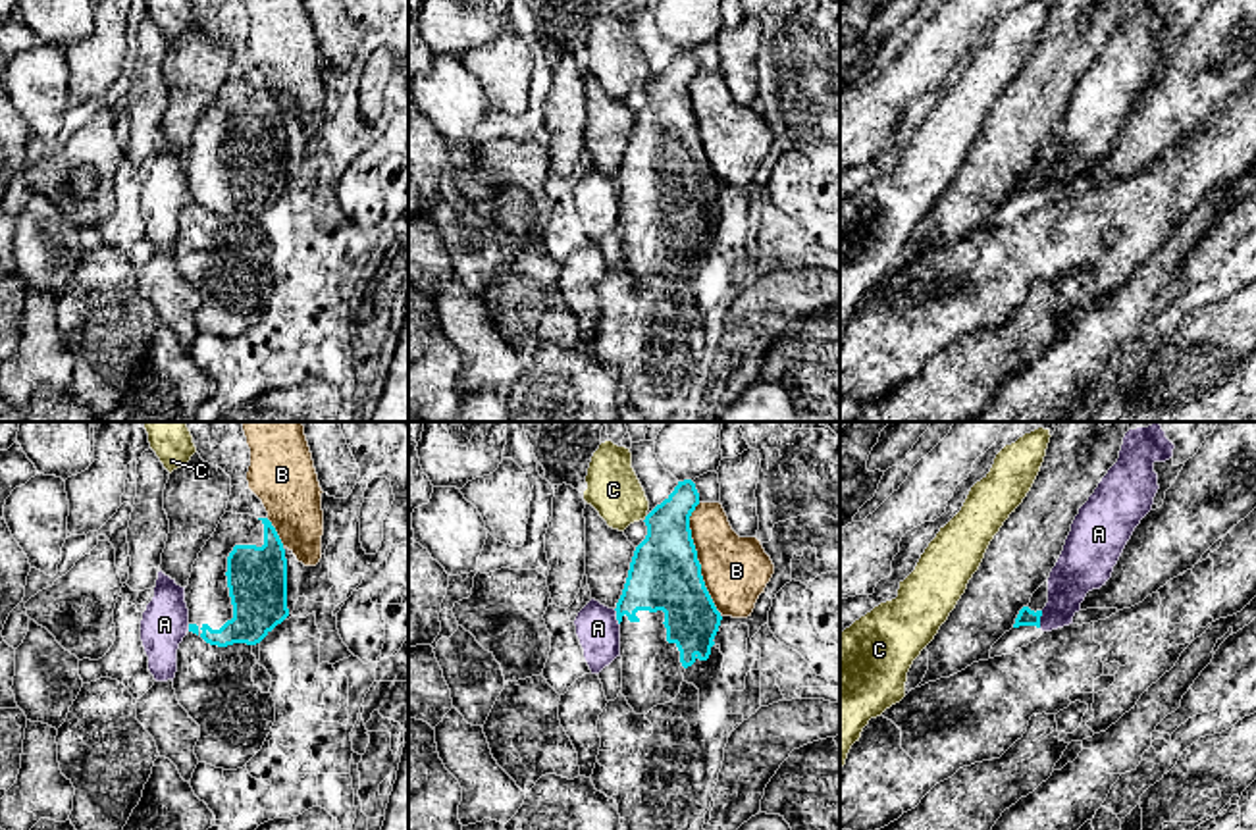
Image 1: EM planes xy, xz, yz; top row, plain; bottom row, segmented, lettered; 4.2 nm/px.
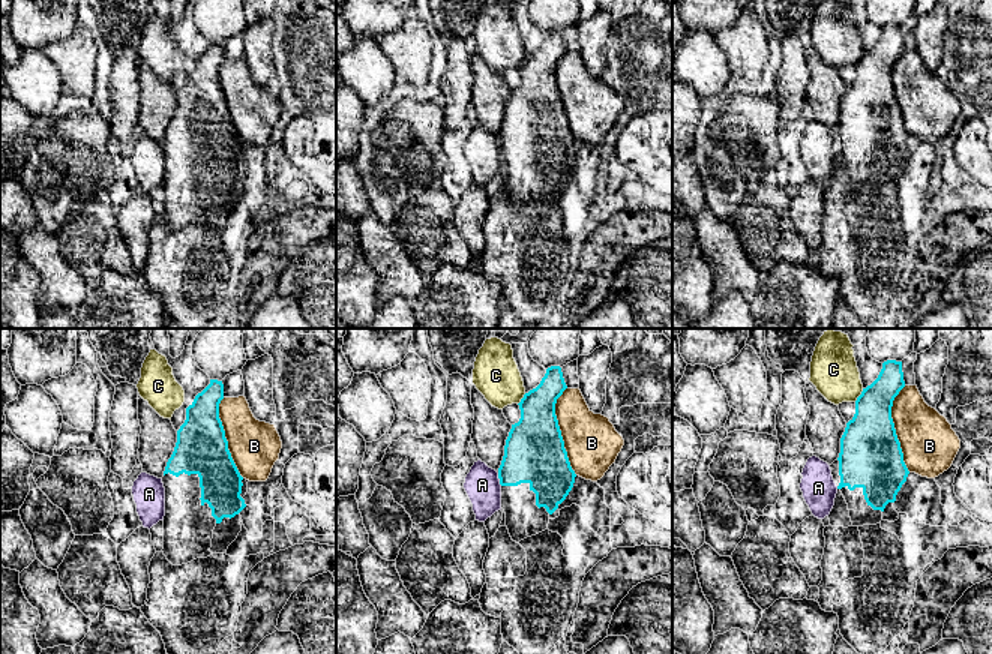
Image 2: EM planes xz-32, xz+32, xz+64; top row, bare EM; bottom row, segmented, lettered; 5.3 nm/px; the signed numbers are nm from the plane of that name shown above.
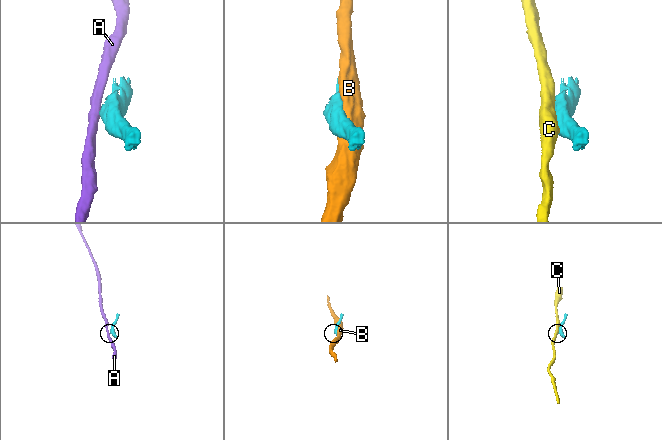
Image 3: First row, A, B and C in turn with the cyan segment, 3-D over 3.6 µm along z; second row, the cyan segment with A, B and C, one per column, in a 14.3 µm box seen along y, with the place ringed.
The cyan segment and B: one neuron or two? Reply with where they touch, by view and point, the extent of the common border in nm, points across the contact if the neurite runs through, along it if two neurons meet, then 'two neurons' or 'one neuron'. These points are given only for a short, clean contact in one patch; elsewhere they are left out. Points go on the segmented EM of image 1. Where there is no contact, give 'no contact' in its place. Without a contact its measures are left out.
meets cyan in xz at (696, 559); contact 480 nm long; two neurons

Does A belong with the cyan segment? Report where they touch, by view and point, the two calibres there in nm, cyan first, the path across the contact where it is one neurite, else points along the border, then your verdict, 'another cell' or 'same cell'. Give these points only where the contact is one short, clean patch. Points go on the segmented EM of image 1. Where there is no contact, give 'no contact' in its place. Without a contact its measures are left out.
contact yz (1039, 619); calibres 70 and 190 nm; border yz (1043, 611), (1039, 626); another cell

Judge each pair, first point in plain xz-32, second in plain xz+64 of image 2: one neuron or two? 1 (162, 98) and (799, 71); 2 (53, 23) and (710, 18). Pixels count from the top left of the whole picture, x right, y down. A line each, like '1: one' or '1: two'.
1: two
2: one

